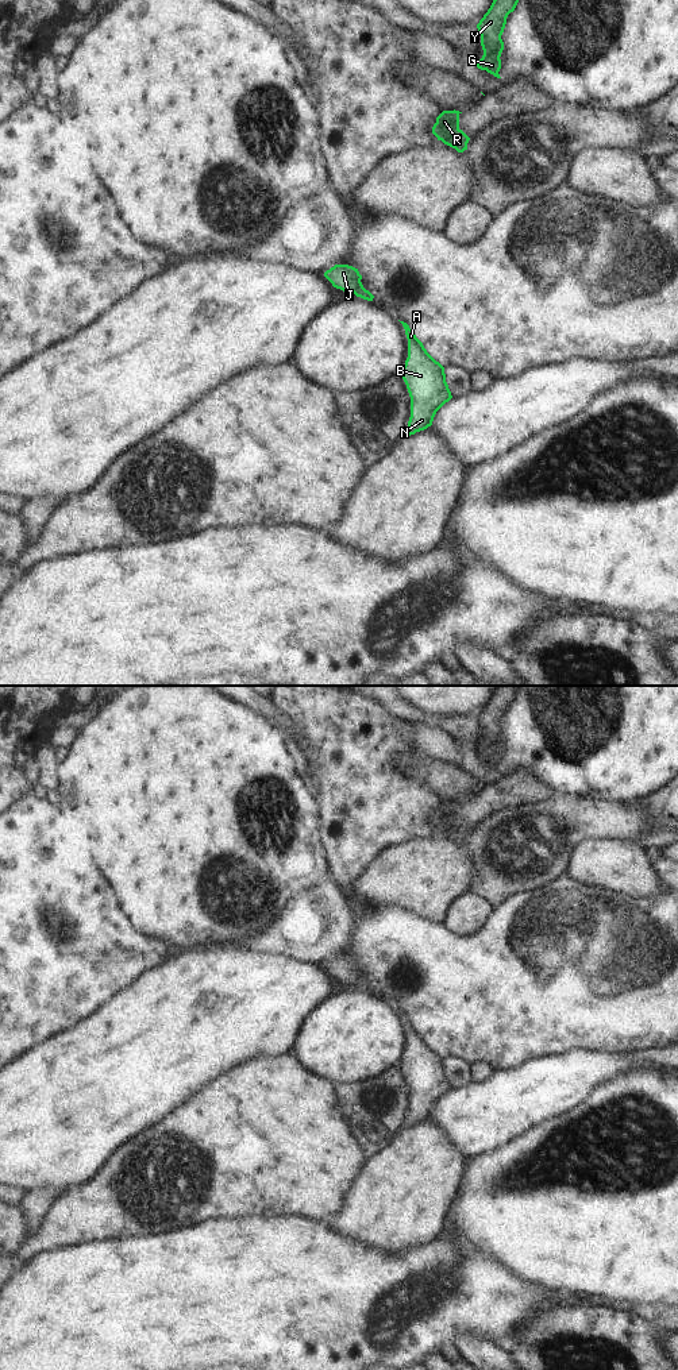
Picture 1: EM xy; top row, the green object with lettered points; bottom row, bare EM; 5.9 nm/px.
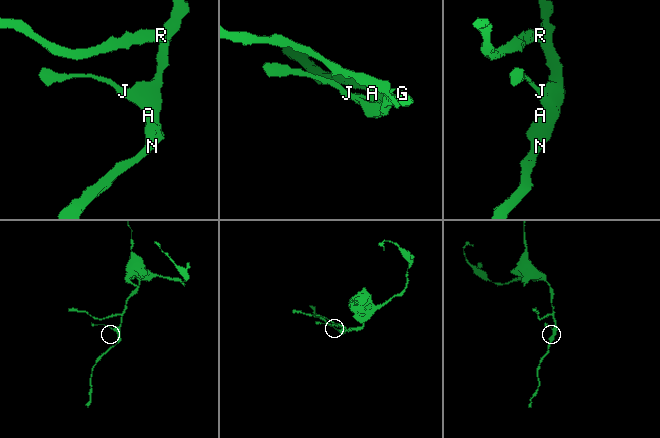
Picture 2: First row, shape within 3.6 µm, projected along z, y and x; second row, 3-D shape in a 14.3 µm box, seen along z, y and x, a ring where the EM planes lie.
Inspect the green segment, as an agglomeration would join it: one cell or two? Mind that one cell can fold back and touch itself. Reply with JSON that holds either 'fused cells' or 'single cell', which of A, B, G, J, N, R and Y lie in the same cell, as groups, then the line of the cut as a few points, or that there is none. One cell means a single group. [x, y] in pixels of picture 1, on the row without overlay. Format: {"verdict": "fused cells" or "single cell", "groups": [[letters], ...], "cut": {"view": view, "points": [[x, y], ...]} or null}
{"verdict": "fused cells", "groups": [["A", "B", "G", "J", "N", "Y"], ["R"]], "cut": {"view": "xy", "points": [[458, 818], [458, 822], [443, 833]]}}

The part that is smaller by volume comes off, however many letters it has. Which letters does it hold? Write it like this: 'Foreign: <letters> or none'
Foreign: R

